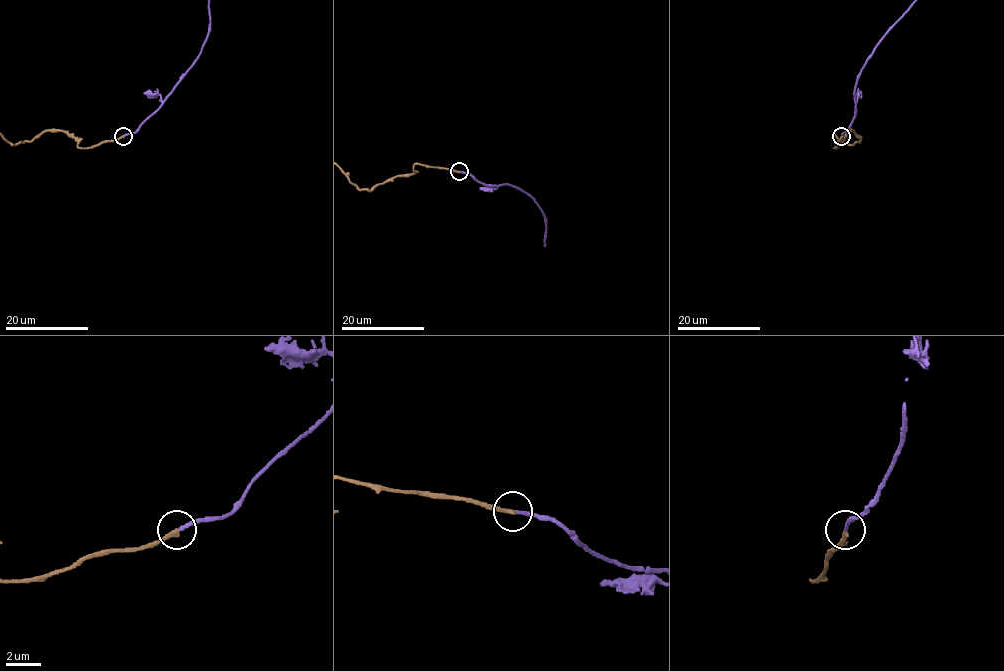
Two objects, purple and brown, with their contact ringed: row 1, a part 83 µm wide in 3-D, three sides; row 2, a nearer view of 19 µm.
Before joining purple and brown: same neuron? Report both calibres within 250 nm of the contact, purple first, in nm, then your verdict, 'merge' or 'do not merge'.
200/240 nm | merge

